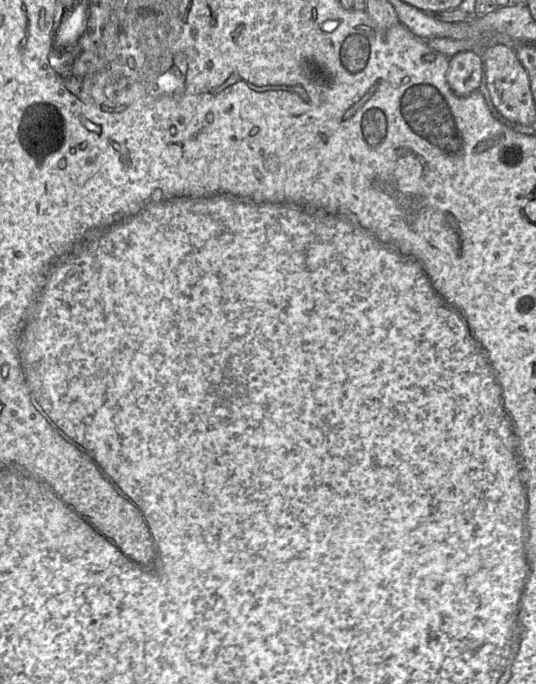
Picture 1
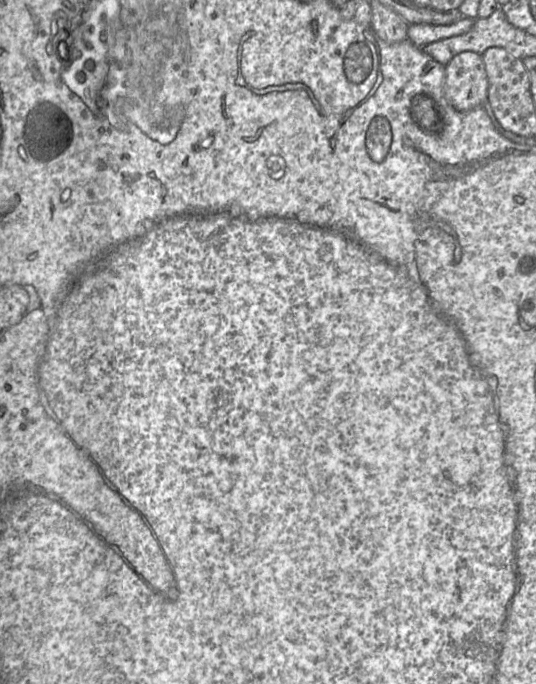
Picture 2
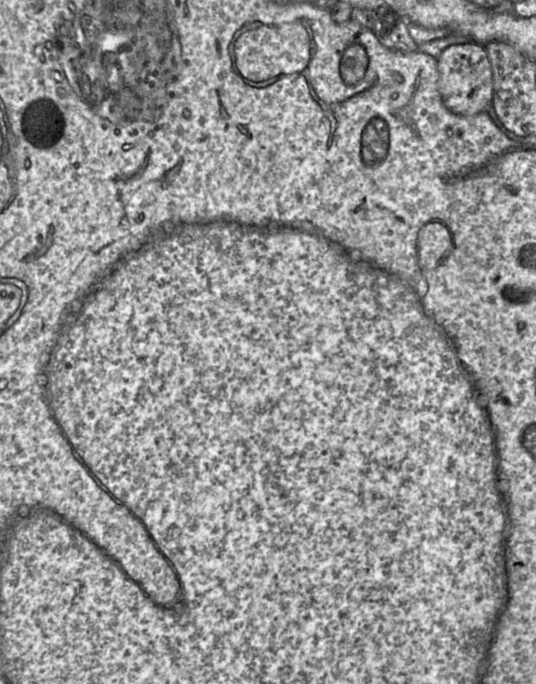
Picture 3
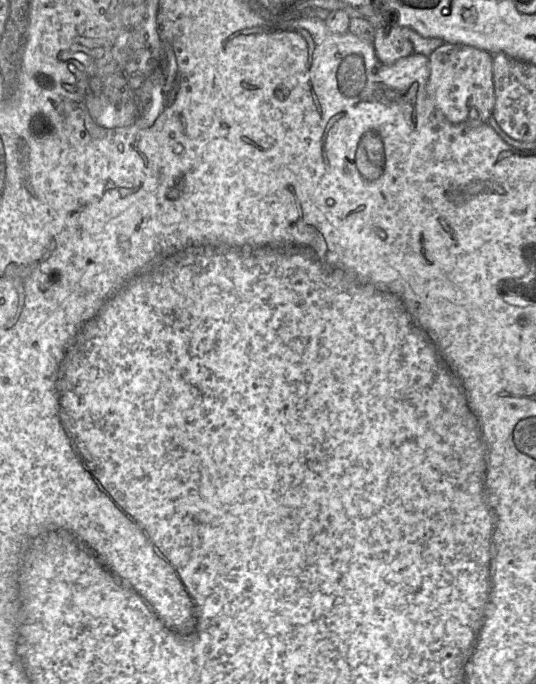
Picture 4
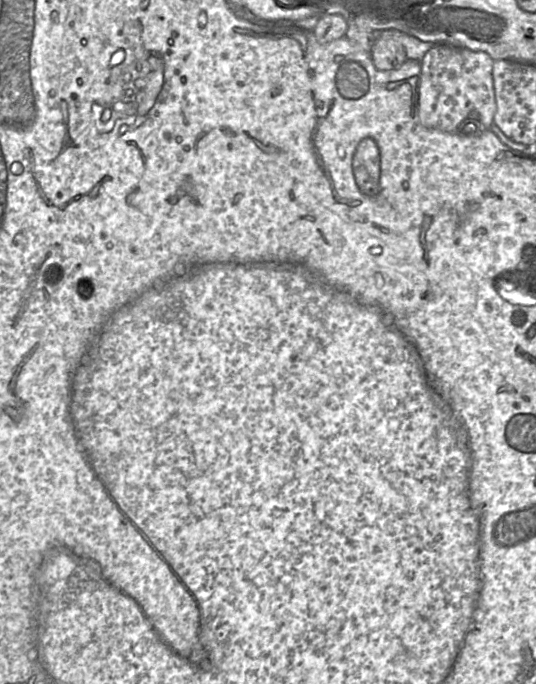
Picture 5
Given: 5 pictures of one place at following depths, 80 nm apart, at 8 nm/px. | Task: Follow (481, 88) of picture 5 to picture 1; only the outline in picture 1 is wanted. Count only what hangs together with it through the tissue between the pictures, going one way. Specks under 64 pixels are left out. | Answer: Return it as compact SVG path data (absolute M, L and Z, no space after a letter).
M461 51L449 59L447 81L457 97L466 97L478 90L482 75L481 55L475 51Z

